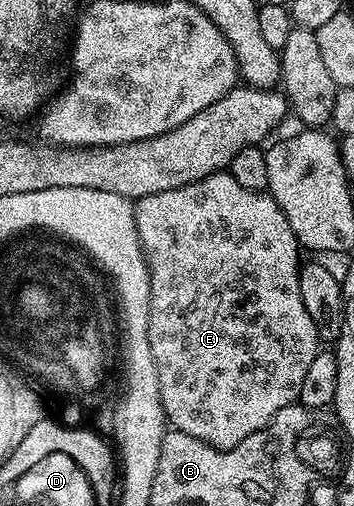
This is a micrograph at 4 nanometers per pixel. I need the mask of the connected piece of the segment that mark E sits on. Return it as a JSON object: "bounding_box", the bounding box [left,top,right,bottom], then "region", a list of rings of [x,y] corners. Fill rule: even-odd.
{"bounding_box":[133,171,320,449],"region":[[[229,171],[213,173],[199,181],[176,187],[172,191],[160,191],[156,195],[141,197],[133,202],[138,242],[146,254],[146,266],[150,272],[150,306],[148,307],[148,343],[152,347],[152,359],[156,363],[156,375],[160,383],[160,399],[171,426],[192,439],[200,439],[217,449],[231,449],[236,443],[244,443],[248,435],[256,435],[270,424],[284,407],[295,404],[300,386],[312,359],[320,352],[320,338],[316,323],[304,307],[300,291],[300,246],[284,211],[274,202],[269,192],[258,192],[241,186]]]}

